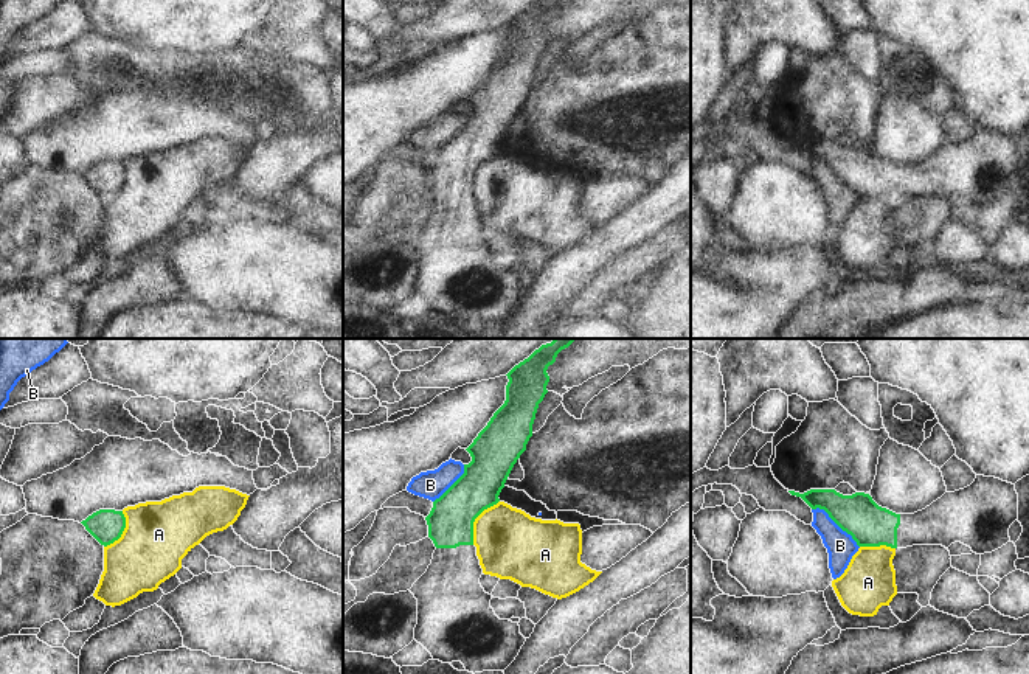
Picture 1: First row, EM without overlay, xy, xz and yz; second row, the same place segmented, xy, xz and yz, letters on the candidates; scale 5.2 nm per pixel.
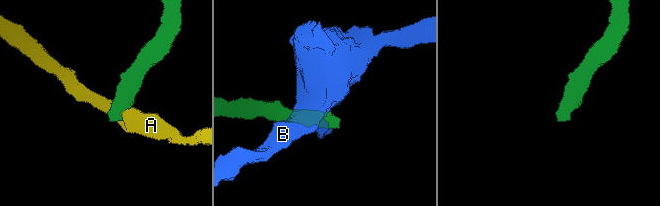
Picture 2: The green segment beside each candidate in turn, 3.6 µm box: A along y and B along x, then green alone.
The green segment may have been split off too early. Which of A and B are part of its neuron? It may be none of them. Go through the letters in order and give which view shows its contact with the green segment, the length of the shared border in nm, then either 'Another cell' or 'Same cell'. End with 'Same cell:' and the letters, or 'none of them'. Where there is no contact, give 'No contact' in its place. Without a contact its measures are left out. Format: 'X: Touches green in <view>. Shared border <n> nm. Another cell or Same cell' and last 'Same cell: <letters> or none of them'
A: Touches green in xz. Shared border 280 nm. Another cell
B: Touches green in yz. Shared border 320 nm. Another cell
Same cell: none of them.

